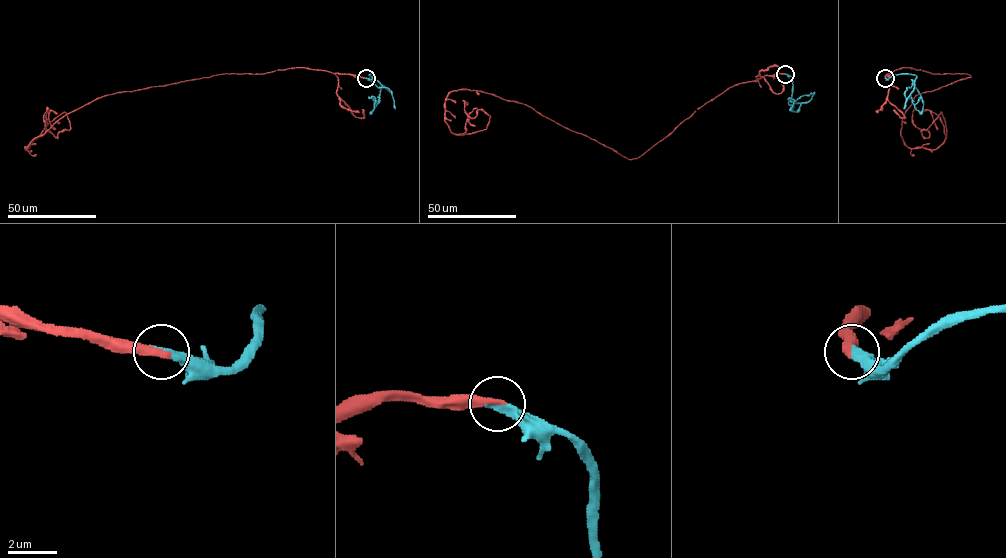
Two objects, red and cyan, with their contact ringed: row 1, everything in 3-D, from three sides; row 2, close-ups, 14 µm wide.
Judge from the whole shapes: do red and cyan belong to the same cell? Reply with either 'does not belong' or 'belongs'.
belongs

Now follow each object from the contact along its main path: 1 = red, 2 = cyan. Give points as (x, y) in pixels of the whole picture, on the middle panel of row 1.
1: (785, 74), (727, 88), (632, 159), (478, 91), (447, 96), (452, 133), (487, 127), (467, 105)
2: (785, 74), (792, 82), (788, 104), (800, 103), (796, 112), (791, 109), (795, 101), (788, 100)

